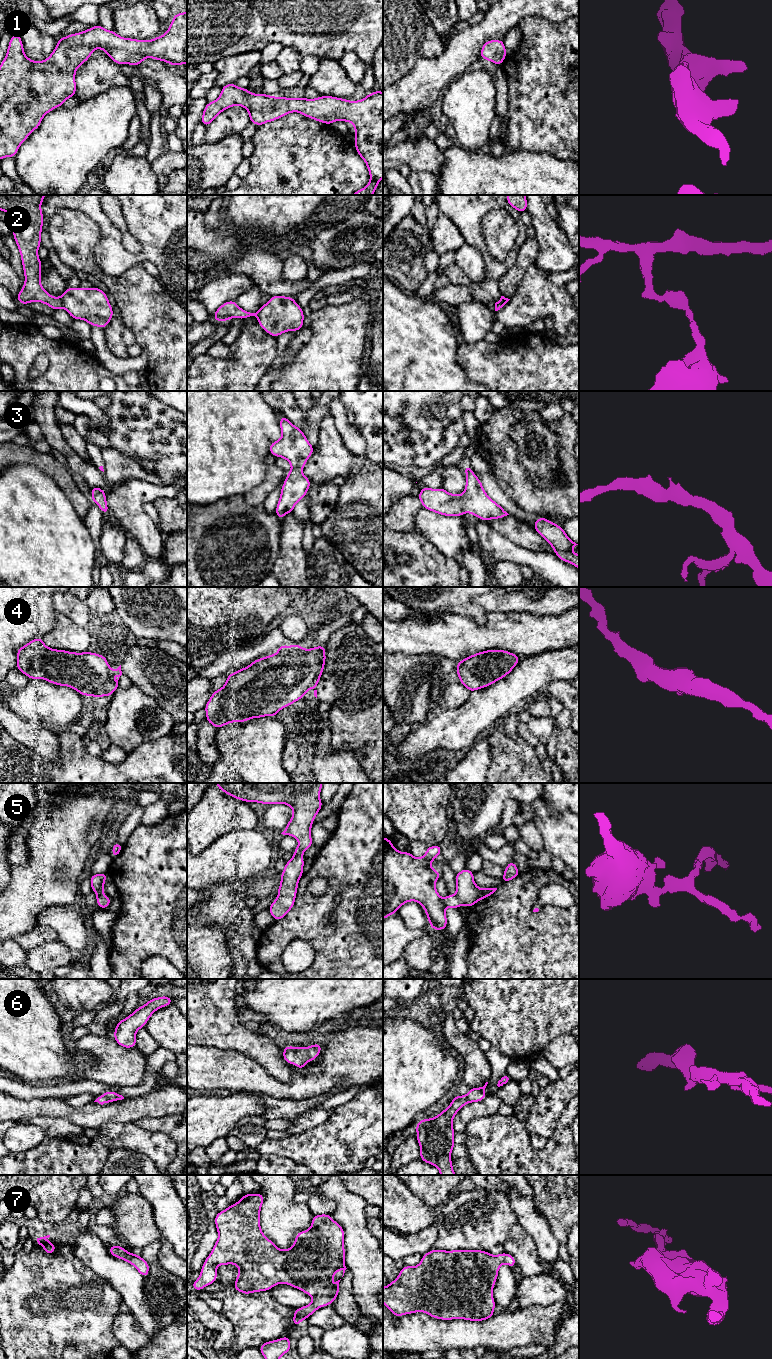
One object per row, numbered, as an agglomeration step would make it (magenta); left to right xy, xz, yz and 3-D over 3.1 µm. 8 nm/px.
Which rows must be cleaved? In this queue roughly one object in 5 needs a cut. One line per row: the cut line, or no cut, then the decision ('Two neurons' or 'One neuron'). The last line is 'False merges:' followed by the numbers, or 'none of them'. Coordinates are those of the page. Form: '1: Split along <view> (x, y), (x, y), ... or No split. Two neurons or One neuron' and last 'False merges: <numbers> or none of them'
1: No split. One neuron
2: Split along xy (59, 297), (63, 307). Two neurons
3: No split. One neuron
4: No split. One neuron
5: No split. One neuron
6: No split. One neuron
7: No split. One neuron
False merges: 2

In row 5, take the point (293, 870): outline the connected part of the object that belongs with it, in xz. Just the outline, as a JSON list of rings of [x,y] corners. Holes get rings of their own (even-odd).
[[[216,783],[216,787],[224,793],[241,801],[270,805],[286,804],[293,810],[293,815],[281,834],[296,838],[299,845],[294,850],[293,857],[285,864],[283,873],[280,875],[278,896],[268,908],[275,921],[284,918],[295,904],[298,881],[303,875],[303,852],[313,845],[311,827],[314,818],[323,806],[319,798],[322,785],[323,783]]]

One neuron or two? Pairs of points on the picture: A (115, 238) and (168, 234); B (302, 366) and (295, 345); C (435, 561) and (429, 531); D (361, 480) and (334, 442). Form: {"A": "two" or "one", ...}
{"A": "one", "B": "two", "C": "two", "D": "two"}

